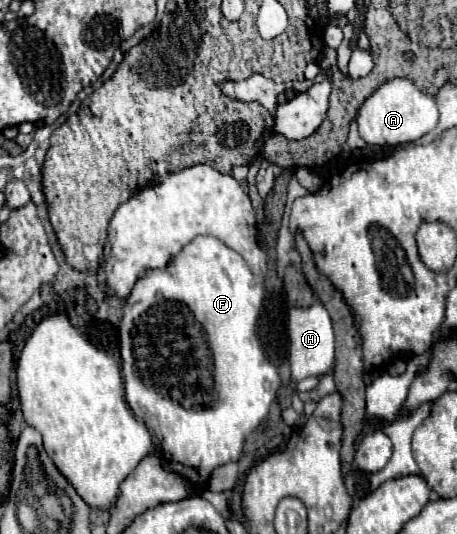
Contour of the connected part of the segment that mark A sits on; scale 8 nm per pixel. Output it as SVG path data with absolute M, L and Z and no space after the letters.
M391 79L383 83L359 109L357 127L359 135L369 145L401 145L421 139L425 133L435 129L439 119L435 99L421 93L411 81L407 79Z

